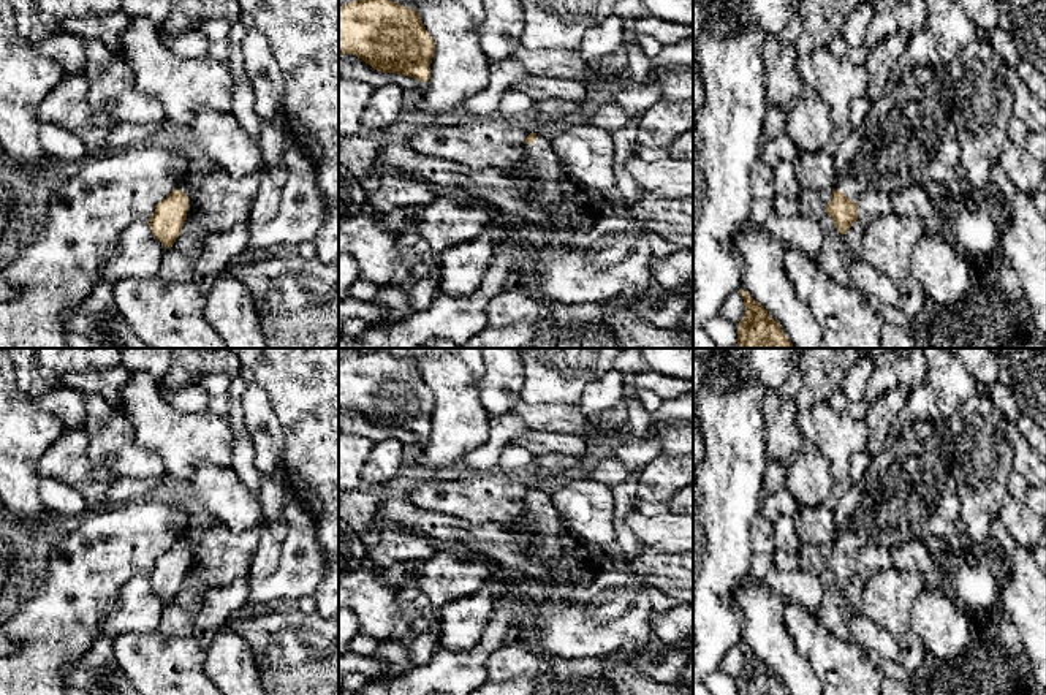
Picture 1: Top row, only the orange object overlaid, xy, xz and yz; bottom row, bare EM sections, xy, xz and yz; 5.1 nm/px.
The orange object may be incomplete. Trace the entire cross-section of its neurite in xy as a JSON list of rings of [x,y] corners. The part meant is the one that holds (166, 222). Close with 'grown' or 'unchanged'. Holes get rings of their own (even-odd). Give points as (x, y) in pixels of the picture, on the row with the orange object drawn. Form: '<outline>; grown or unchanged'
[[[190,147],[174,149],[169,150],[169,154],[169,171],[179,179],[179,182],[176,188],[155,206],[155,211],[147,222],[153,236],[166,249],[171,249],[182,231],[190,207],[188,196],[191,193],[187,177],[198,165],[198,158]]]; grown

